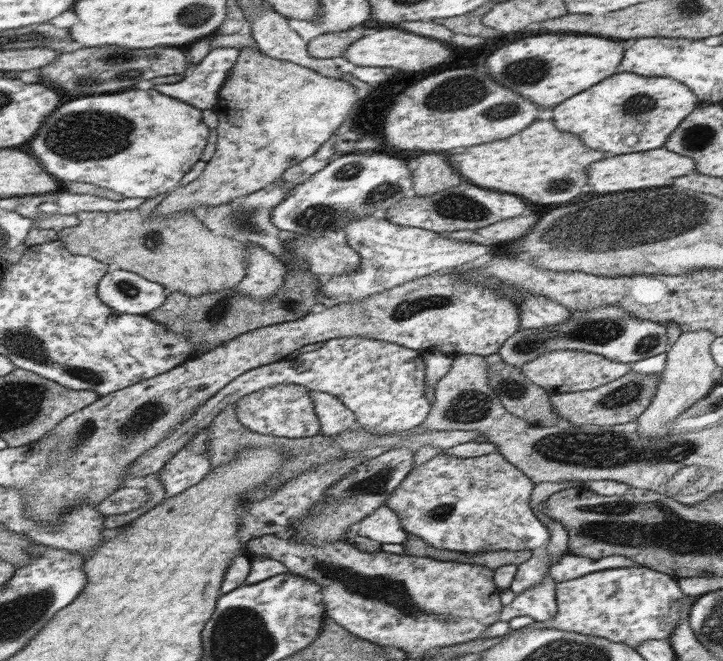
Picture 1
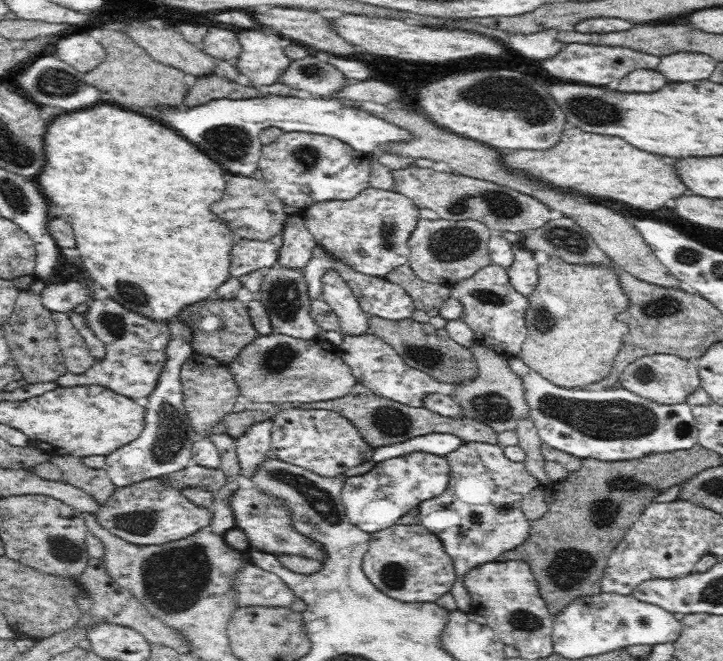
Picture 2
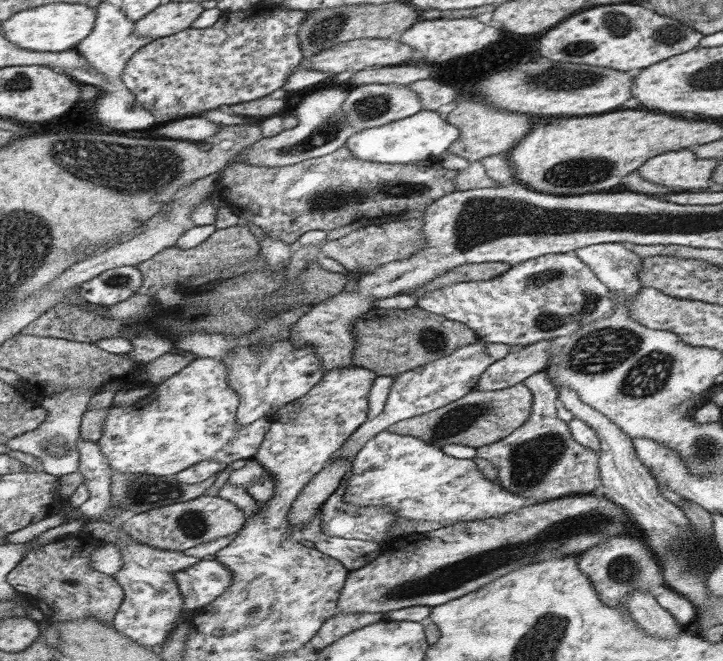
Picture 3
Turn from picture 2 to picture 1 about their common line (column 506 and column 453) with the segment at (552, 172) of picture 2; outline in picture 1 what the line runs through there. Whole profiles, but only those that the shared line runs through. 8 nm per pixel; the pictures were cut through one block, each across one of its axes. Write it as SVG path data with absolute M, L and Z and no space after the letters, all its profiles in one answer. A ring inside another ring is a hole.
M536 119L530 126L506 140L468 148L468 152L454 154L448 159L455 170L480 184L480 188L496 188L498 192L512 192L524 196L534 204L568 204L580 194L588 194L587 166L613 156L611 153L588 148L577 134L560 130L553 119Z

